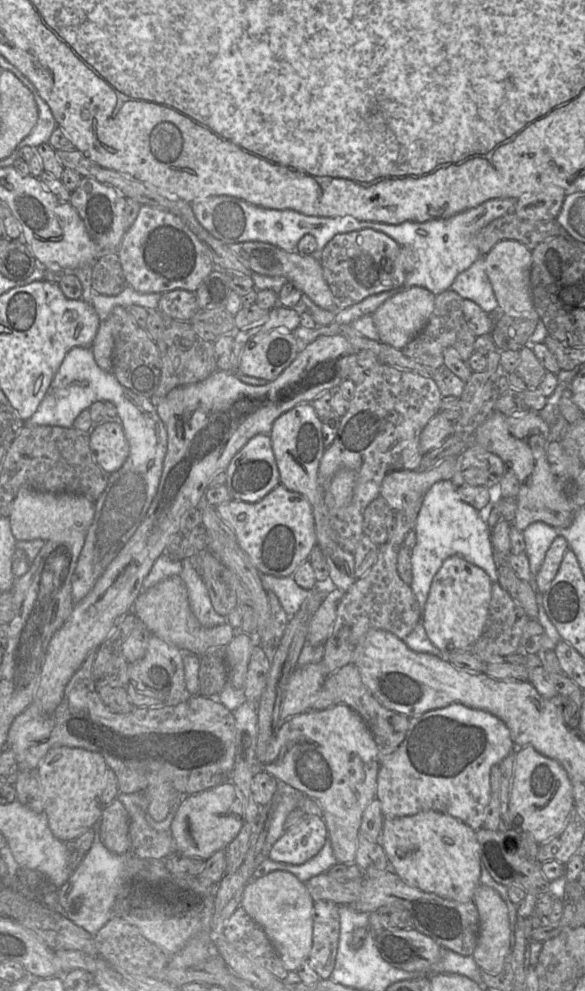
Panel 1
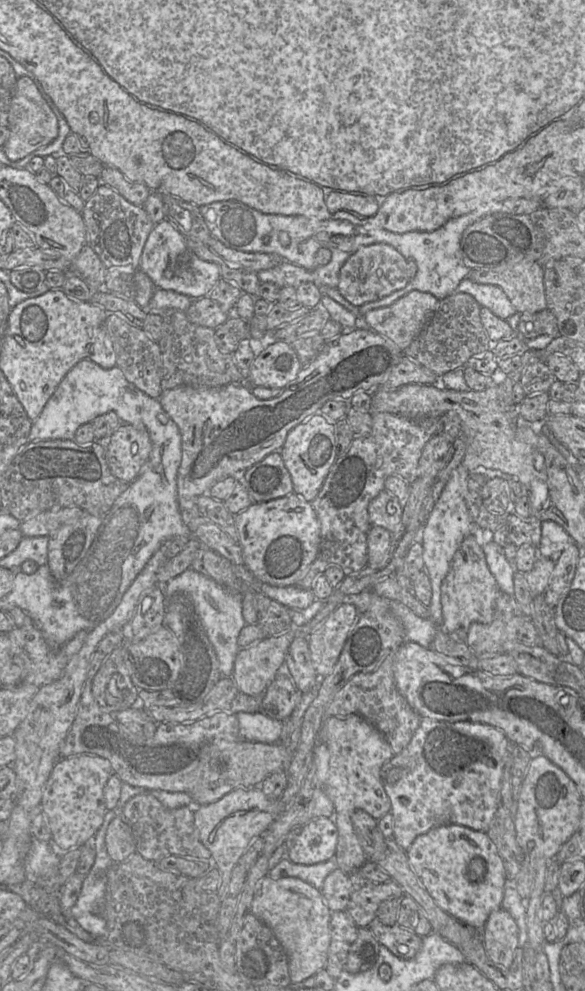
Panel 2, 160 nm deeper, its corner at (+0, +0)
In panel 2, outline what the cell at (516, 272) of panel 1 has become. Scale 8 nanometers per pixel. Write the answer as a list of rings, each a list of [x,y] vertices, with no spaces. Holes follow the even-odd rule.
[[[521,260],[506,268],[472,269],[468,277],[479,284],[500,287],[518,313],[547,308],[543,267],[533,260]]]

